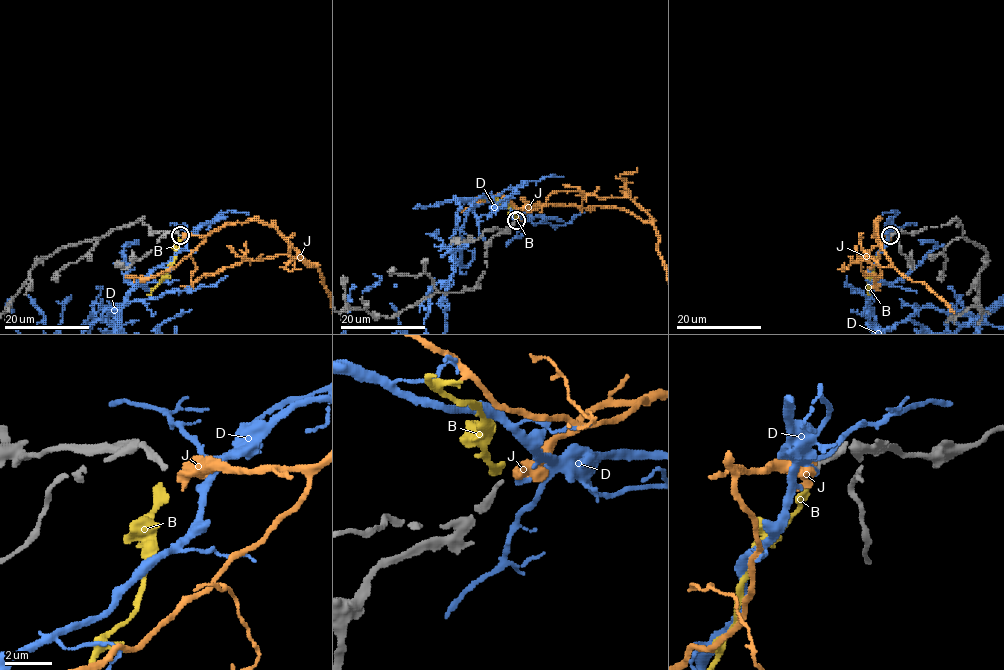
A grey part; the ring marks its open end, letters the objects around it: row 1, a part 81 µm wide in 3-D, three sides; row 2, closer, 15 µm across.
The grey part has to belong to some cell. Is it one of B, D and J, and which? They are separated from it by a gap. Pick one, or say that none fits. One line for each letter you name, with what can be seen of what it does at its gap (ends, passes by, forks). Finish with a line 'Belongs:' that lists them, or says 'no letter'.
J: it ends
Belongs: J

